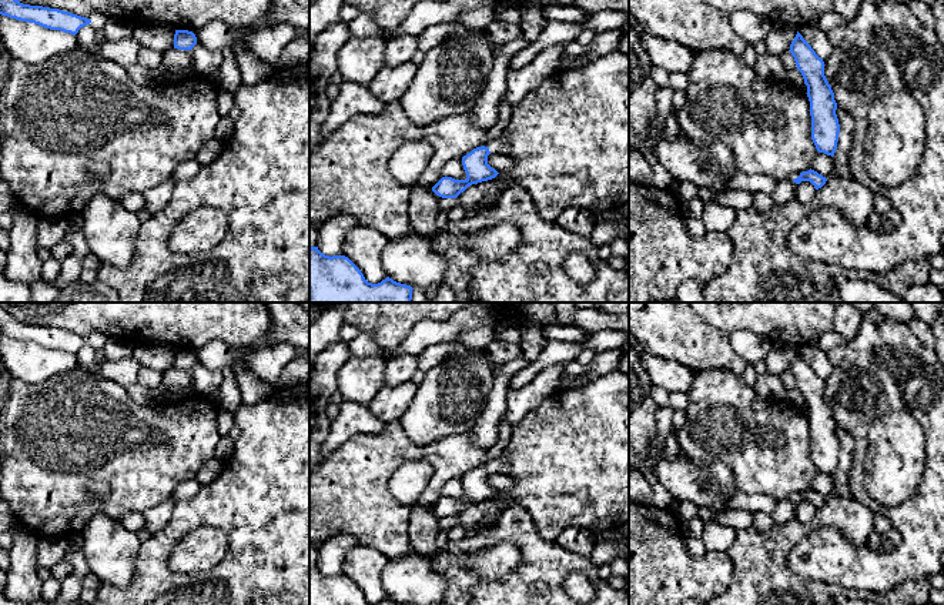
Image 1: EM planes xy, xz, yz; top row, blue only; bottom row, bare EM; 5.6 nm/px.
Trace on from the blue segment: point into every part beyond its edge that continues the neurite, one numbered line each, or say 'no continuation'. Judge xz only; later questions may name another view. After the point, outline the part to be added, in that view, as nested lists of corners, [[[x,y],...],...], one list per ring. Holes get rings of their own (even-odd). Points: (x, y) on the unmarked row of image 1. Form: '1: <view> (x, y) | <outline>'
1: xz (501, 465) | [[[498,457],[493,461],[489,461],[483,465],[489,468],[491,474],[499,472],[499,474],[508,475],[509,462],[503,459],[502,457]]]

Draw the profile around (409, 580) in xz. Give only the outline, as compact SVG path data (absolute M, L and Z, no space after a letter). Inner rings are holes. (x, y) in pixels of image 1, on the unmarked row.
M411 548L406 555L392 558L381 574L389 598L406 605L442 605L445 578L433 571L424 555Z

